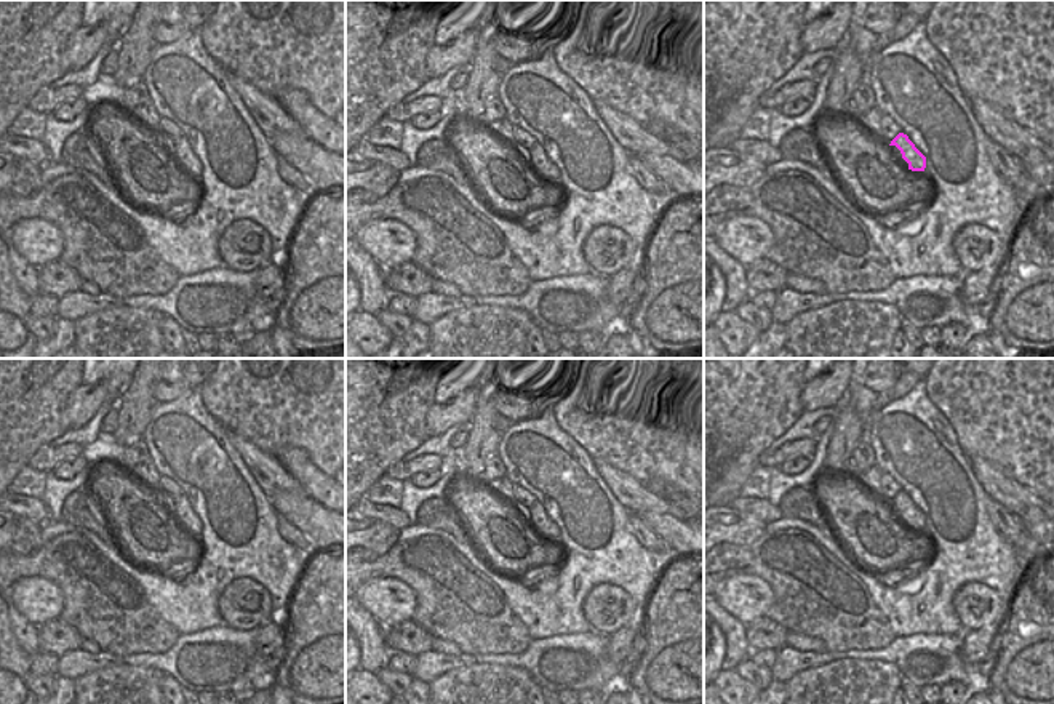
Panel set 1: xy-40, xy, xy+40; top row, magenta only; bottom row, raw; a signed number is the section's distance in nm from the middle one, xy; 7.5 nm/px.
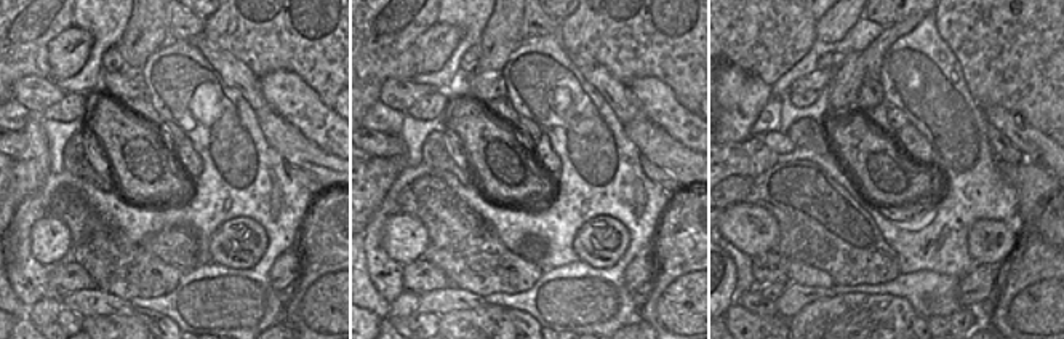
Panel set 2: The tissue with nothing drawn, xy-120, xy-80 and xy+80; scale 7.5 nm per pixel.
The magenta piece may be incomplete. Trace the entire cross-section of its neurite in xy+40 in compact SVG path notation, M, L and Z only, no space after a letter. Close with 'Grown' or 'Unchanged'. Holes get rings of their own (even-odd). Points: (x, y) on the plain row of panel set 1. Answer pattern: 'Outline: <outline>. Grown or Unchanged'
Outline: M899 491L888 504L892 515L912 530L924 530L926 515L915 506L907 493Z. Grown

